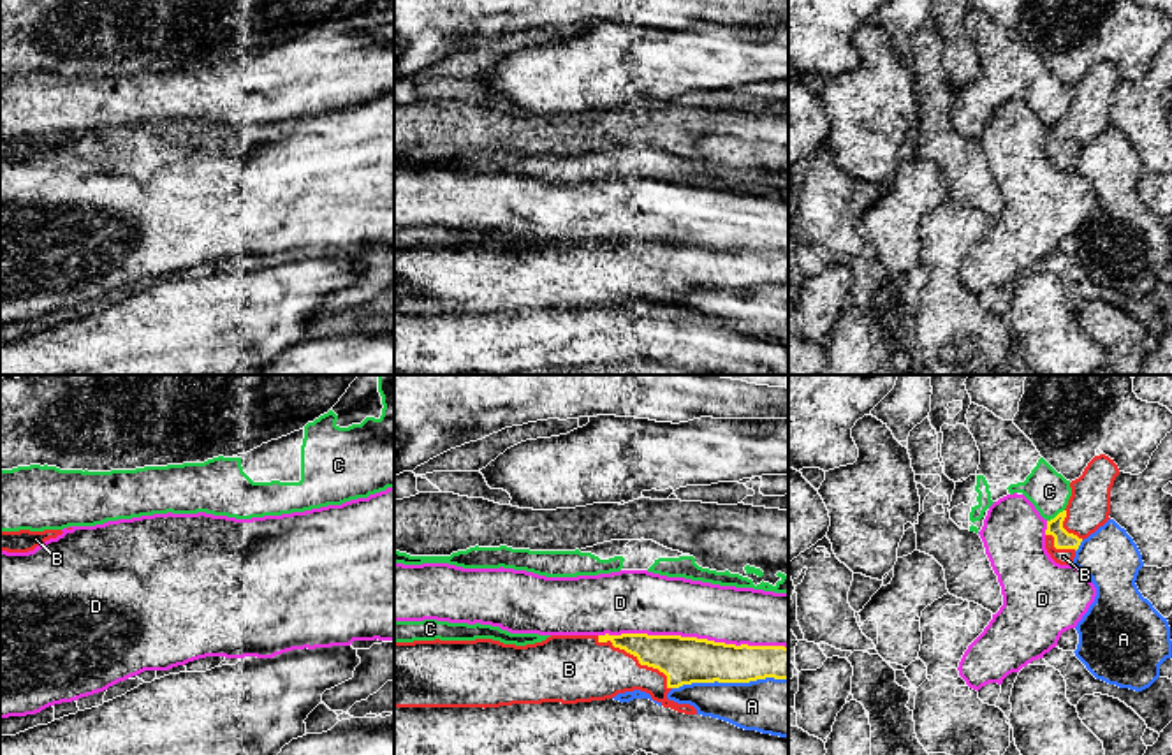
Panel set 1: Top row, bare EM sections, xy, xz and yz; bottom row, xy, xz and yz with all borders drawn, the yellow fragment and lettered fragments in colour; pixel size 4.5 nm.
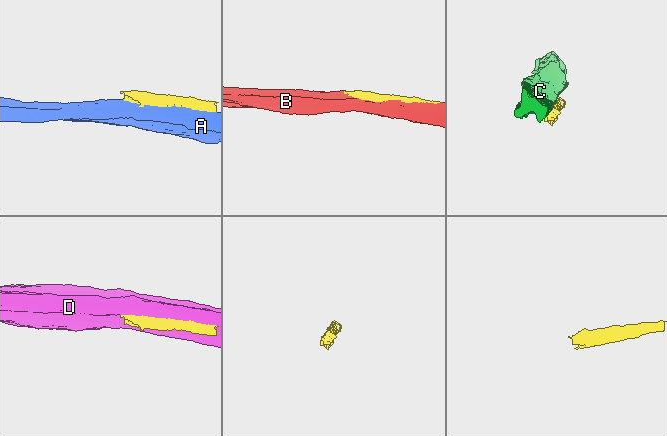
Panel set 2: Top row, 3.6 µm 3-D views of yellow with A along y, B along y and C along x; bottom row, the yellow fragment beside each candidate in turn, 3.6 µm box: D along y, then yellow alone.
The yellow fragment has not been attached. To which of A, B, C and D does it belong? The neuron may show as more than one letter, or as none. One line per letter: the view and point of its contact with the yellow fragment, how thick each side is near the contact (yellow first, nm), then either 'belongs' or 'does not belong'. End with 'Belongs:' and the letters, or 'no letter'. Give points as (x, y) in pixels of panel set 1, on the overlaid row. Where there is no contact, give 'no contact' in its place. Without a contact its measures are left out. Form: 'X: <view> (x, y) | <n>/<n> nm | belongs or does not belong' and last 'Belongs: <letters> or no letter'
A: xz (729, 681) | 220/260 nm | does not belong
B: xz (637, 659) | 220/280 nm | belongs
C: yz (1056, 516) | 80/190 nm | does not belong
D: xz (694, 637) | 220/280 nm | does not belong
Belongs: B

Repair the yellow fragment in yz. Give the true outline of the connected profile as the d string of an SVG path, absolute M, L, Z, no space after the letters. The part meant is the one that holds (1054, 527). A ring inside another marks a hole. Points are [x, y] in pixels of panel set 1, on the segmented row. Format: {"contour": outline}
{"contour": "M1100 454L1070 482L1066 509L1047 521L1045 530L1045 549L1056 563L1072 565L1080 542L1110 519L1110 489L1117 475L1114 459Z"}

